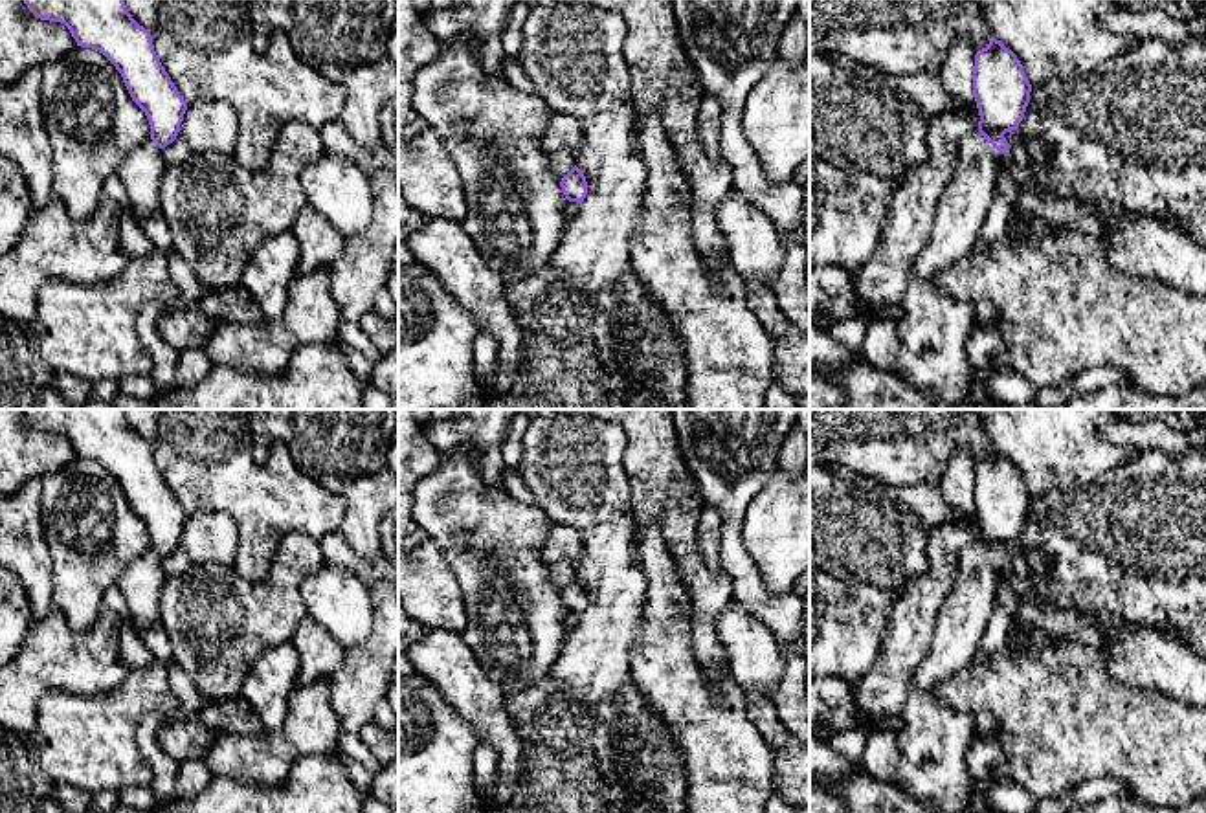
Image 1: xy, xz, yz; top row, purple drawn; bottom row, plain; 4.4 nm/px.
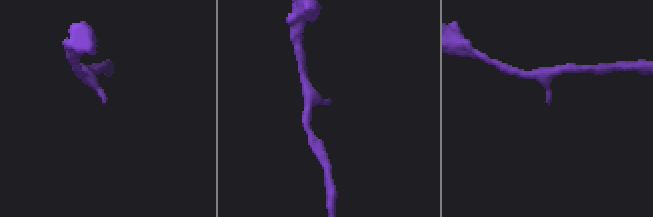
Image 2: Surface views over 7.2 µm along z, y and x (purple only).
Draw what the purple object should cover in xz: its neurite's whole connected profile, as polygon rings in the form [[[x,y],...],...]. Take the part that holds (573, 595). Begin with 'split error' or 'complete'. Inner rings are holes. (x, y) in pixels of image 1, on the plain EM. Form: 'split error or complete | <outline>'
split error | [[[567,562],[549,563],[549,582],[560,593],[562,604],[569,613],[582,615],[587,606],[587,593],[575,576],[575,565]]]

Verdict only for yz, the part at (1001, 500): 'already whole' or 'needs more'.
needs more

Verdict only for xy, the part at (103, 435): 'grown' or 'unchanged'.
grown

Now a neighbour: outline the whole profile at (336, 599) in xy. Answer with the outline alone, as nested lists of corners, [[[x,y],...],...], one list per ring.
[[[325,563],[299,585],[301,606],[345,650],[367,639],[373,629],[369,587],[352,573]]]

